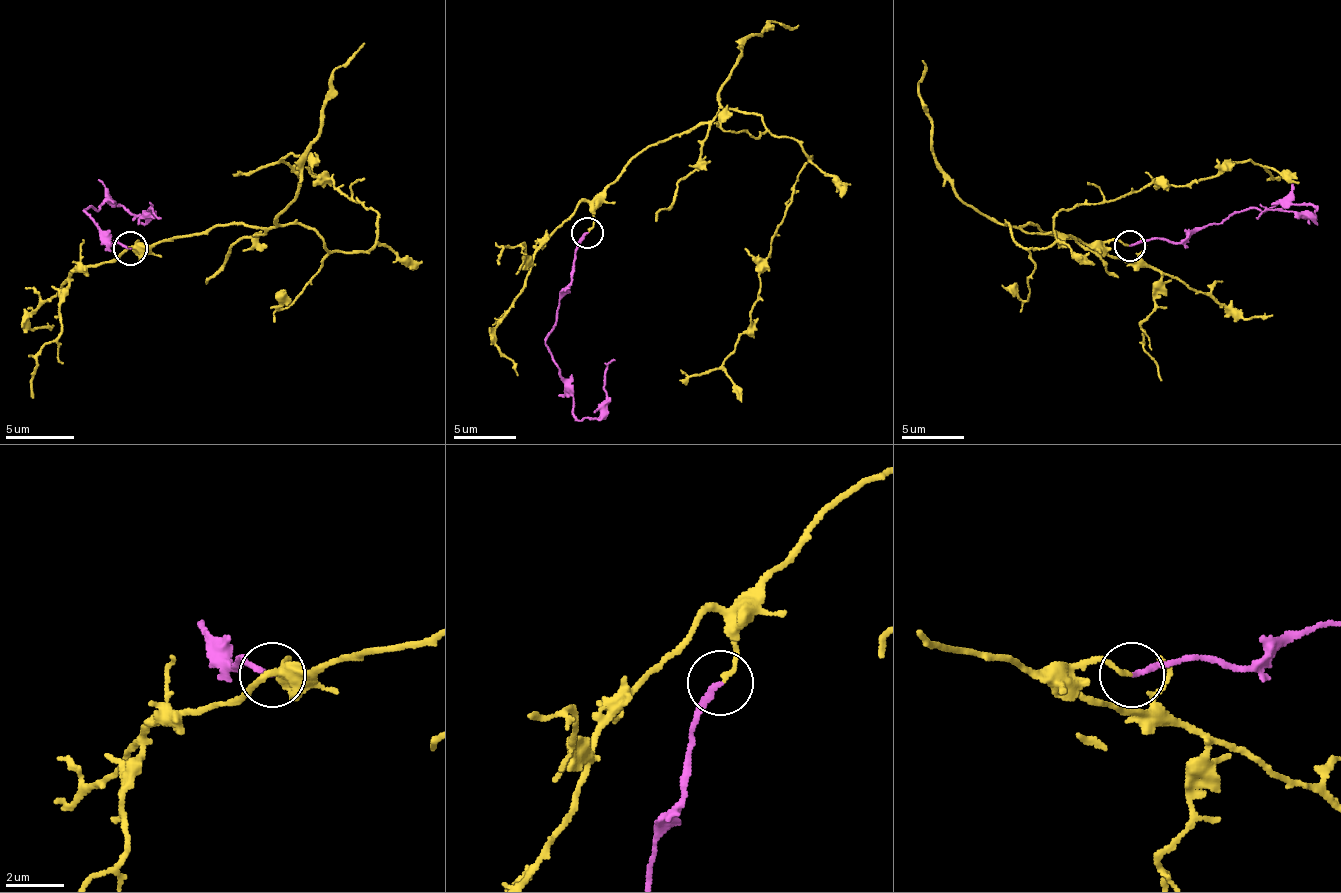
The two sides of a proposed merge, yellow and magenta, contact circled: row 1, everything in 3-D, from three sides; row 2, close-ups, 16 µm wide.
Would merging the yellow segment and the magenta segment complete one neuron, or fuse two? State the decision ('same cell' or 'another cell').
same cell

